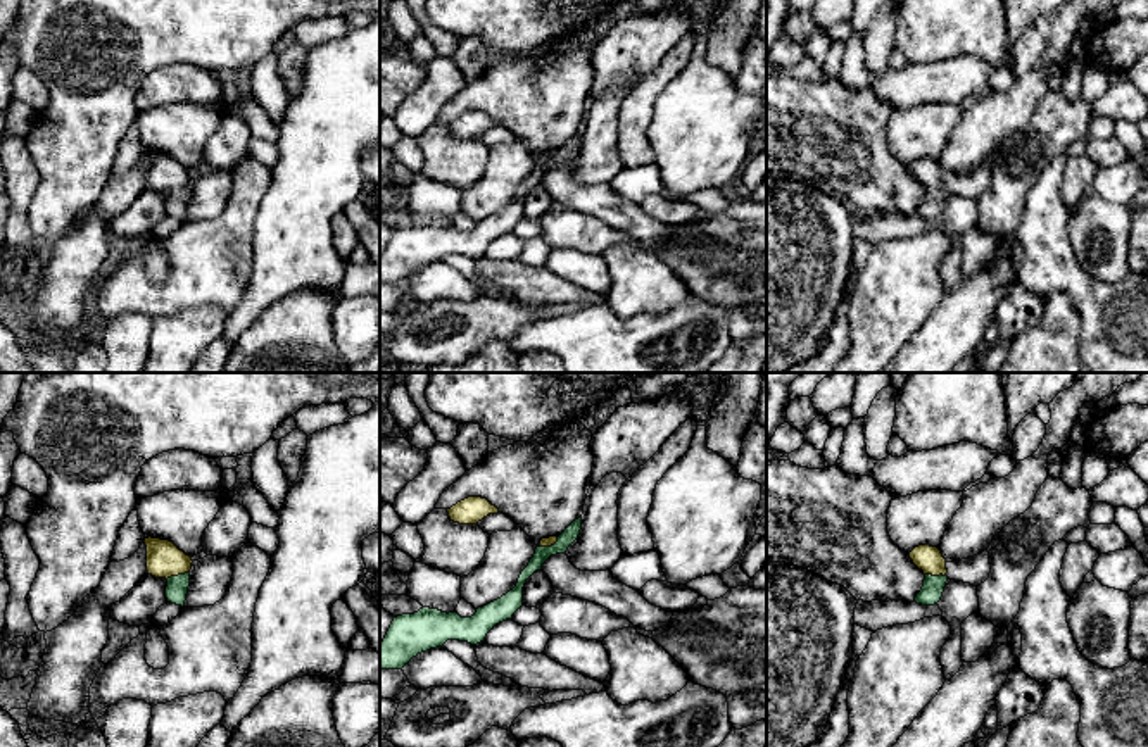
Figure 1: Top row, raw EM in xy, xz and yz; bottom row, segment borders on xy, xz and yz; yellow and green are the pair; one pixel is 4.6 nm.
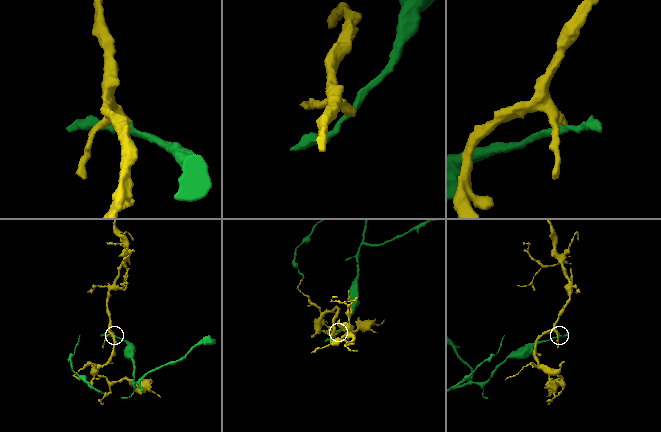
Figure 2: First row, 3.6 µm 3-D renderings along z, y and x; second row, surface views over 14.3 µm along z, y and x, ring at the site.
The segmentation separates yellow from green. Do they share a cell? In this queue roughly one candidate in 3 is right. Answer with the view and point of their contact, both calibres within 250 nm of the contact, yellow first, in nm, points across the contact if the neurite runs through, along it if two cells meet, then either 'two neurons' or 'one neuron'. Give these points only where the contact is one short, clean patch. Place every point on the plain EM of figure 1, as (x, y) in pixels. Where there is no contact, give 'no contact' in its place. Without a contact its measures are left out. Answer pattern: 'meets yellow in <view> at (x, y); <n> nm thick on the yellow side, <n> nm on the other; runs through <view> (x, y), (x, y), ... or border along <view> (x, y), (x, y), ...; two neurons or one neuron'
meets yellow in xy at (176, 188); 170 nm thick on the yellow side, 100 nm on the other; border along xy (189, 185), (166, 192); two neurons

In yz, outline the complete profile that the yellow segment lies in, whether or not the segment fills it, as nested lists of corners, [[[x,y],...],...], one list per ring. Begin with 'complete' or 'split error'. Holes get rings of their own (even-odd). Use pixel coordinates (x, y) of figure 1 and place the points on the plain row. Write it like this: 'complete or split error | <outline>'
split error | [[[918,159],[908,169],[913,174],[913,178],[924,185],[924,188],[943,188],[949,193],[970,197],[974,200],[984,197],[991,186],[987,164],[974,171],[953,176],[948,176],[943,171],[941,164],[930,159]]]

